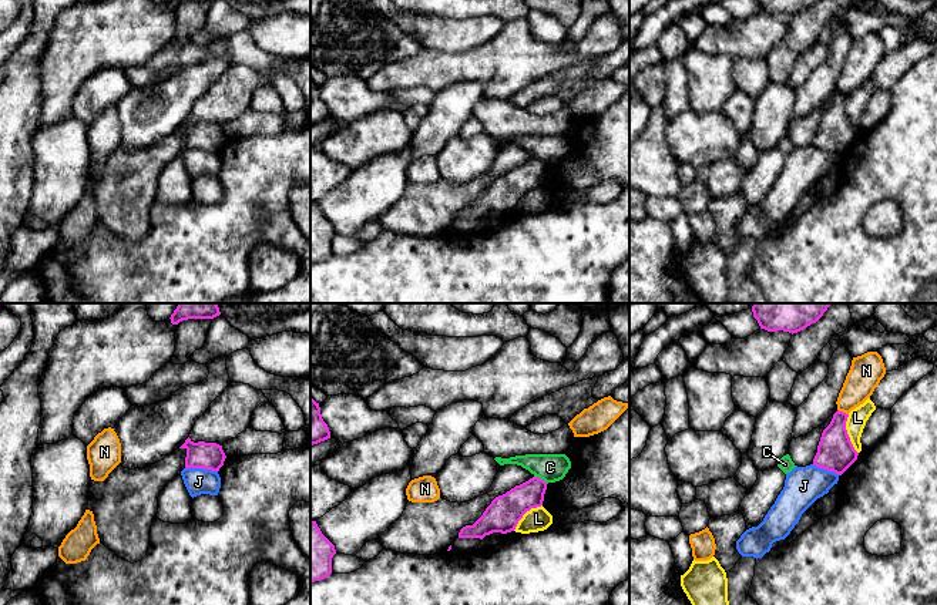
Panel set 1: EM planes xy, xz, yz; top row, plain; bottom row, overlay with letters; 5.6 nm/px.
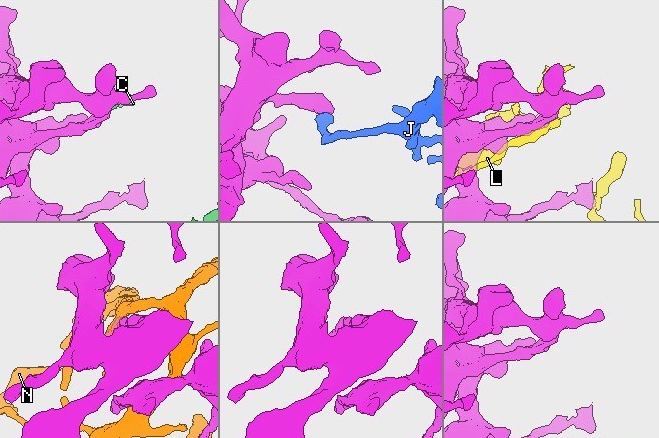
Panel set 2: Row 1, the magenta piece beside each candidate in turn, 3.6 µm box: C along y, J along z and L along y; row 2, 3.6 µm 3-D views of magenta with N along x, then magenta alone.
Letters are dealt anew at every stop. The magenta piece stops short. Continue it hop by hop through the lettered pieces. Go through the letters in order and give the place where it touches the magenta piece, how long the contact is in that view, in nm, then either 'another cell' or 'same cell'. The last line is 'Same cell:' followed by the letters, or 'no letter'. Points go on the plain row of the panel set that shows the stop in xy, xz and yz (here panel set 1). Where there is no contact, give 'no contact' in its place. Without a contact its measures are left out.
C: contact xz (540, 160); length 90 nm; another cell
J: contact xy (201, 148); length 190 nm; another cell
L: contact yz (847, 116); length 240 nm; another cell
N: contact yz (842, 93); length 70 nm; another cell
Same cell: no letter

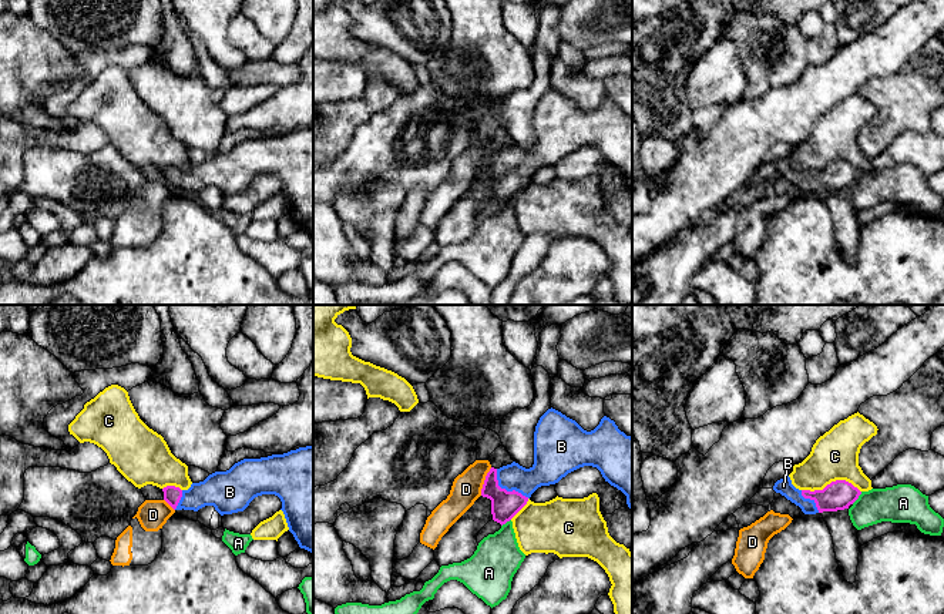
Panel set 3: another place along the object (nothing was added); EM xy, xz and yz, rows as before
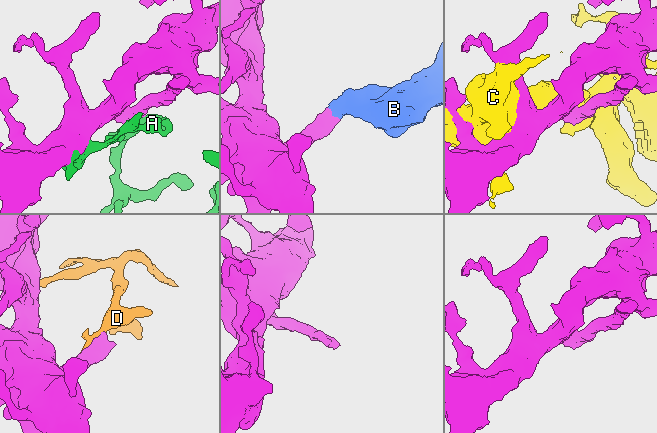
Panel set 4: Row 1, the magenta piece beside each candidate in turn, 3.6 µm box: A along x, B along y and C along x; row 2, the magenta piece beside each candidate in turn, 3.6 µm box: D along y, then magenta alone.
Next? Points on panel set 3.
A: contact yz (857, 178); length 90 nm; another cell
B: contact xz (504, 170); length 260 nm; same cell
C: contact yz (832, 163); length 340 nm; another cell
D: contact xz (484, 163); length 170 nm; another cell
Same cell: B

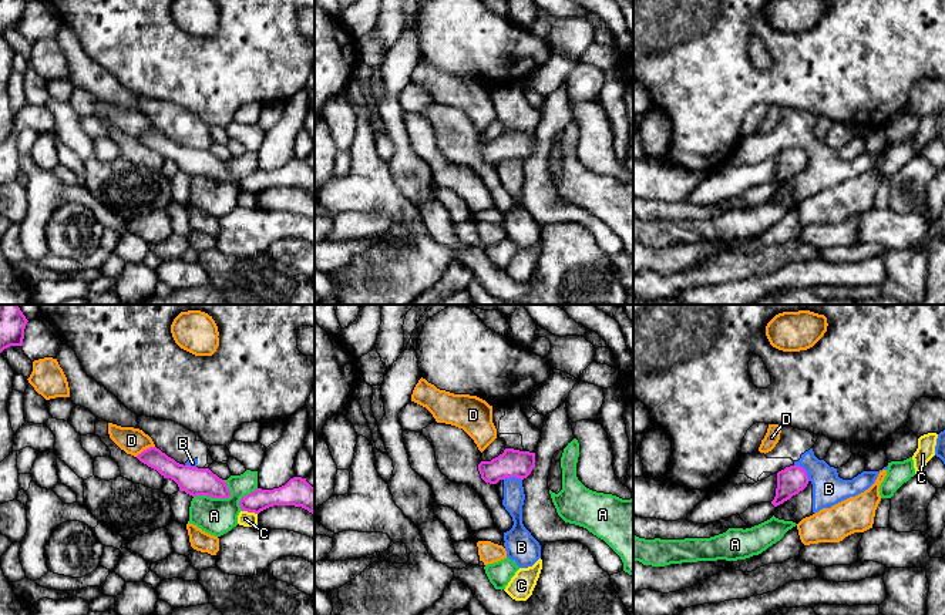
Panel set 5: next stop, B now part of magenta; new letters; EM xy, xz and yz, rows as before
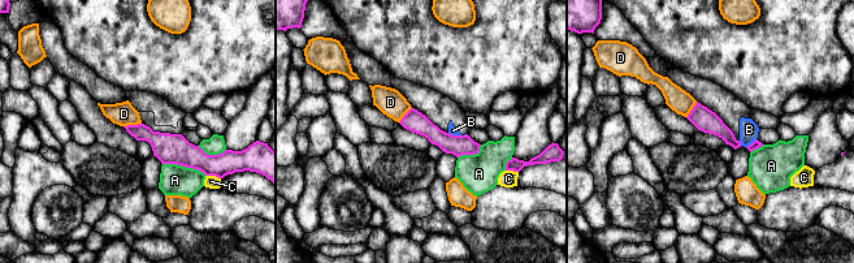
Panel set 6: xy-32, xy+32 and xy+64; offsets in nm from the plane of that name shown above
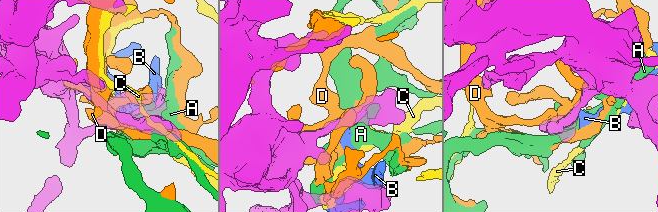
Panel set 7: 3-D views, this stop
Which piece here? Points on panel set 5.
A: contact xy (214, 178); length 220 nm; another cell
B: contact yz (804, 151); length 130 nm; another cell
C: contact xy (249, 192); length 90 nm; another cell
D: contact xy (144, 131); length 130 nm; another cell
Same cell: no letter

